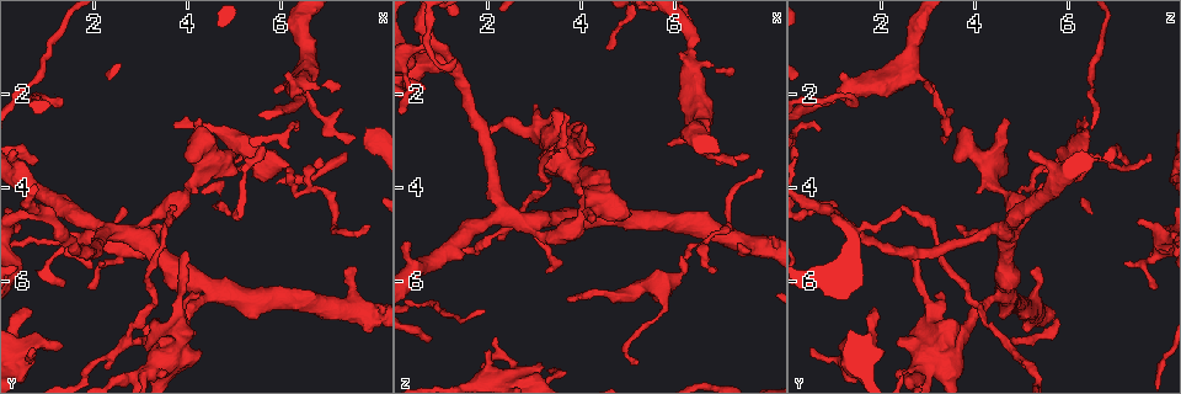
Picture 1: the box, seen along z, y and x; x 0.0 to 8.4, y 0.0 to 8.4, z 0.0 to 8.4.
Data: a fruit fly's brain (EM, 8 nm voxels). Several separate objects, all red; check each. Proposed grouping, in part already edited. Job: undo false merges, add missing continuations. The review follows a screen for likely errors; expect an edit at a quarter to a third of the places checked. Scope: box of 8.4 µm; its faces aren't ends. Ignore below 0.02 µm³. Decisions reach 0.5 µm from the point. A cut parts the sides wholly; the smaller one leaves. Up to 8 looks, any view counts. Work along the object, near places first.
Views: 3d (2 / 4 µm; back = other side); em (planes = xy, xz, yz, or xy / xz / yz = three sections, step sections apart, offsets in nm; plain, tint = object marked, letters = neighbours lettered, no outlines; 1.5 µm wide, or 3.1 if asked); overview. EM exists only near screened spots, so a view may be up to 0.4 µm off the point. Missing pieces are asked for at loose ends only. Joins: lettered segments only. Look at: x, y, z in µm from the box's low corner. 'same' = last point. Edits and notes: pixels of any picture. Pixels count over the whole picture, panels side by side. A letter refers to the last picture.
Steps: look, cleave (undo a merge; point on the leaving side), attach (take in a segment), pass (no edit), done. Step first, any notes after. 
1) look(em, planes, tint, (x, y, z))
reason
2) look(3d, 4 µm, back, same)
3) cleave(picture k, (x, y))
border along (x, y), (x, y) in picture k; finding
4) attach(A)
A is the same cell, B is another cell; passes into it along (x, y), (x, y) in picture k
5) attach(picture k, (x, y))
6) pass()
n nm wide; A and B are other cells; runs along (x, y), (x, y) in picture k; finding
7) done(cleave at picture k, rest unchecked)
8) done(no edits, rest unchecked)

look(3d, 2 µm, (4.30, 2.45, 4.65))
branch stops here

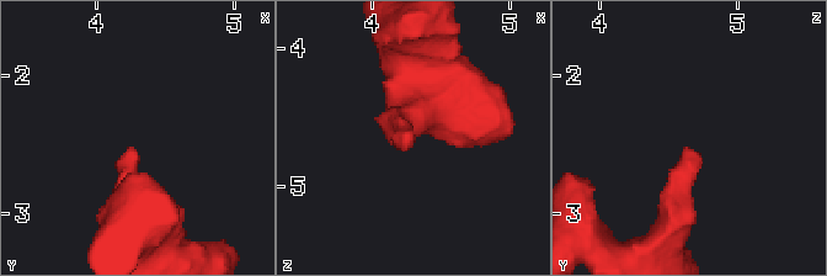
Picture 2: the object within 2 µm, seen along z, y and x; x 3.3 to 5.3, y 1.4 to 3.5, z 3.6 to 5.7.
look(em, planes, letters, (4.24, 2.52, 4.68))
now the EM

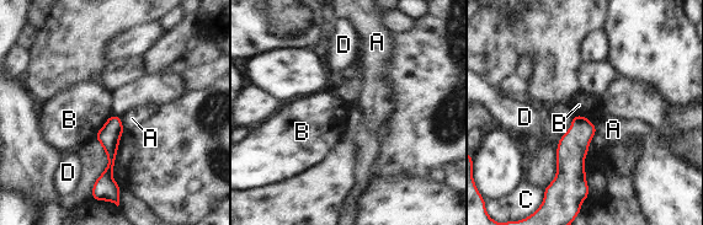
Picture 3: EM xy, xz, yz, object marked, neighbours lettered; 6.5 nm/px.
pass()
A, B, C and D are other cells; runs along (113, 118), (106, 188) in picture 3; none of them fits

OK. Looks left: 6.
look(em, planes, plain, (3.65, 4.40, 2.40))

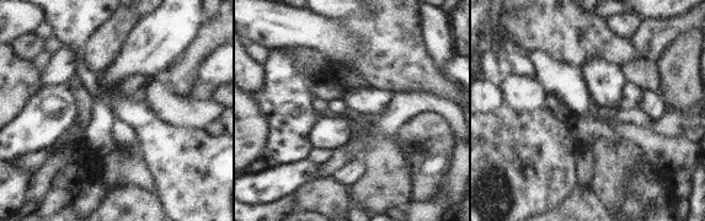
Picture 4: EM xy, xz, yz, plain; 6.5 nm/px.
look(em, planes, letters, same)
see the neighbours

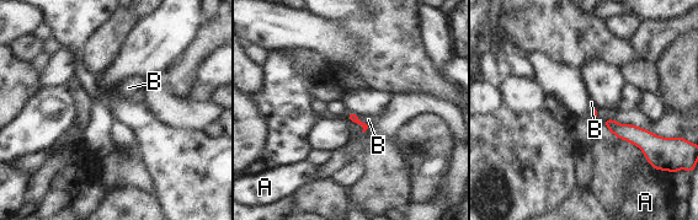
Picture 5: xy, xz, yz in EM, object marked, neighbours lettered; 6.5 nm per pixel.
attach(B)
B is the same cell, A is another cell; passes into it along (352, 117), (360, 121), (368, 119) in picture 5; it goes on there

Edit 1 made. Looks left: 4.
look(overview)

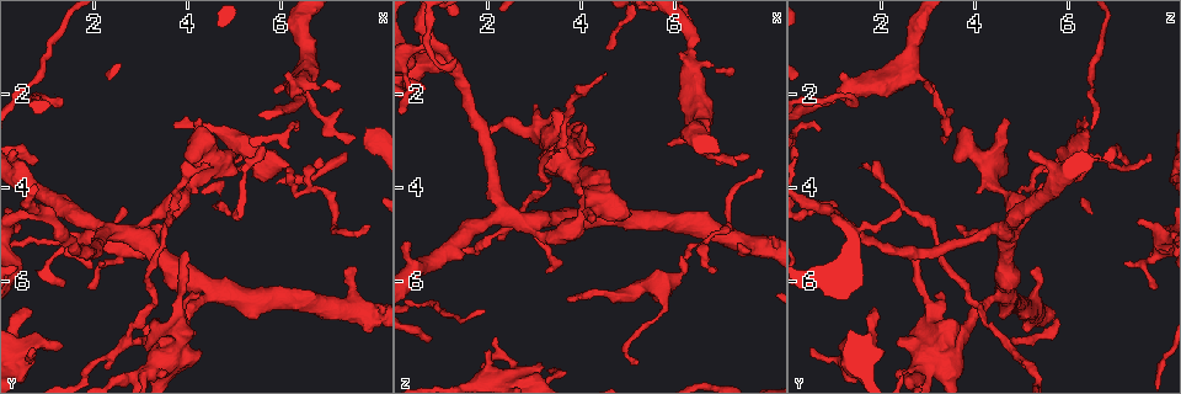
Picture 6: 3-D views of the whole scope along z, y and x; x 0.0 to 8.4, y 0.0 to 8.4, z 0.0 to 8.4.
look(3d, 2 µm, (6.35, 2.80, 0.70))
free end

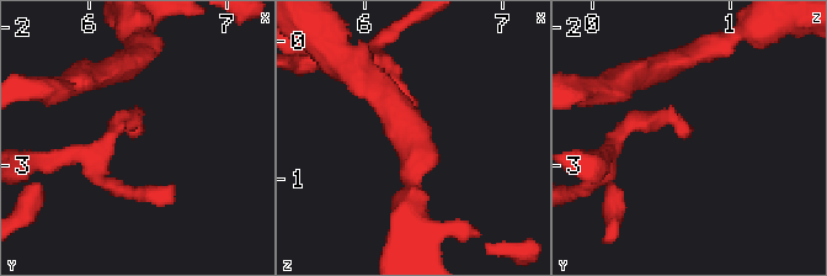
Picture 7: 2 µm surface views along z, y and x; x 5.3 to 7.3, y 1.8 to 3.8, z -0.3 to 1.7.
look(em, xz, step 4, letters, (6.34, 2.76, 0.70))

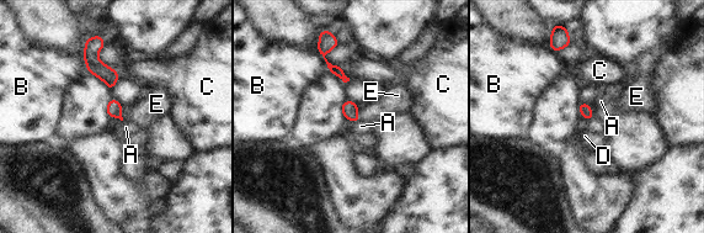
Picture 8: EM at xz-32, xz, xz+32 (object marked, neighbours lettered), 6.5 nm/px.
look(em, planes, letters, same)

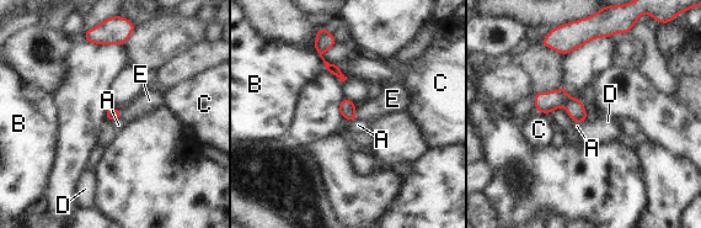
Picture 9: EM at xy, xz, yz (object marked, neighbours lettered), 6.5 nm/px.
attach(E)
E is the same cell, A, B, C and D are other cells; passes into it along (347, 107), (354, 112), (390, 100) in picture 9; the neuron continues

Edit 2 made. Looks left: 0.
done(attach at picture 5, attach at picture 9, rest unchecked)

